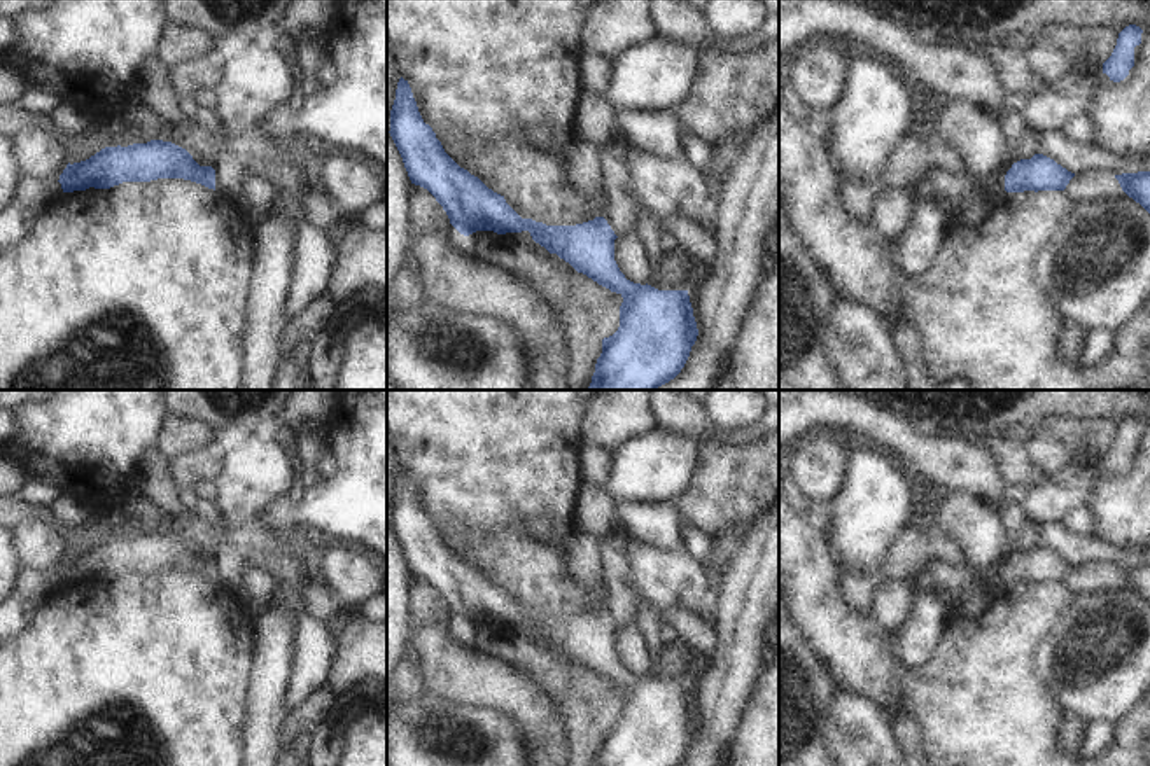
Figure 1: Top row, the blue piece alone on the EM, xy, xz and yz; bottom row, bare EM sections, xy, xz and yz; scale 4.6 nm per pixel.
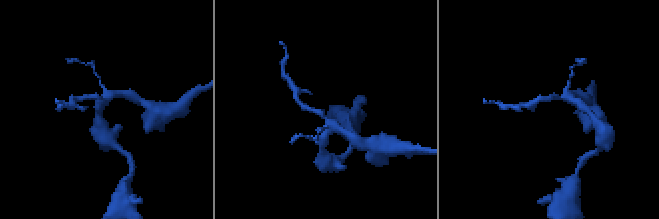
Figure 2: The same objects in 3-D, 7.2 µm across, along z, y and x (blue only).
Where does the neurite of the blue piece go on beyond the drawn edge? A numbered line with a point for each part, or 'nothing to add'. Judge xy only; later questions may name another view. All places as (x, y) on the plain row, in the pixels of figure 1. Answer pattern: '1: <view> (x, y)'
nothing to add

